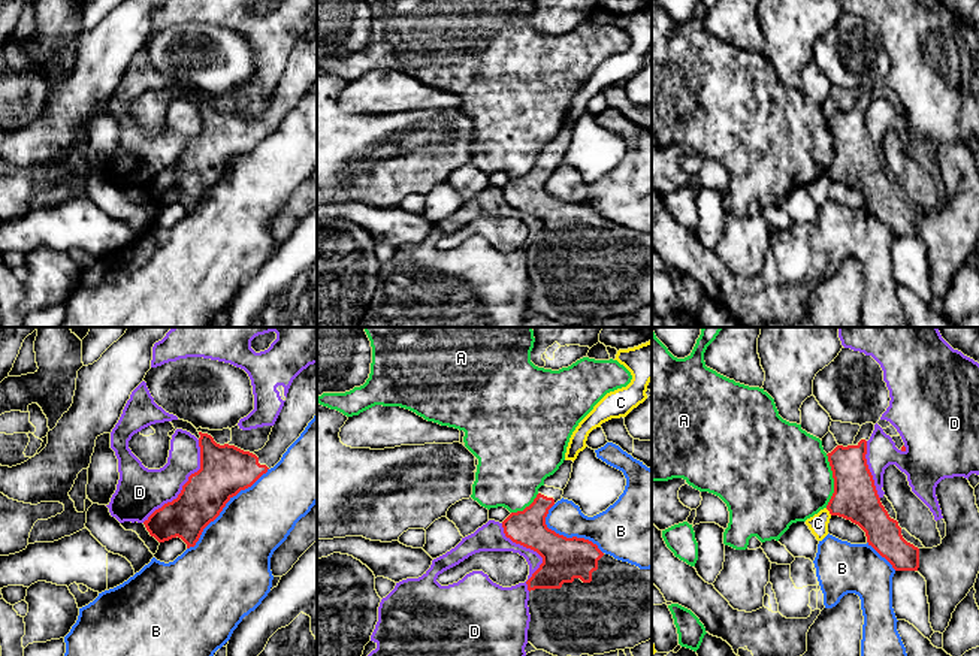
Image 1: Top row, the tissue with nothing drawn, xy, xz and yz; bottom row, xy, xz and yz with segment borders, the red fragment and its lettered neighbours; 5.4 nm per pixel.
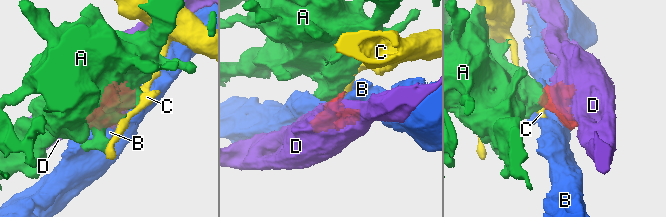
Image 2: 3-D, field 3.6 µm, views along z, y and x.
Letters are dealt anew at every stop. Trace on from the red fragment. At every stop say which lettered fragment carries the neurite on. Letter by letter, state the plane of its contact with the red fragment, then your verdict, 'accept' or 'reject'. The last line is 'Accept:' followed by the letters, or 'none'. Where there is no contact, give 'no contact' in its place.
A: meets red in yz; reject
B: meets red in xy; reject
C: meets red in yz; reject
D: meets red in xy; reject
Accept: none

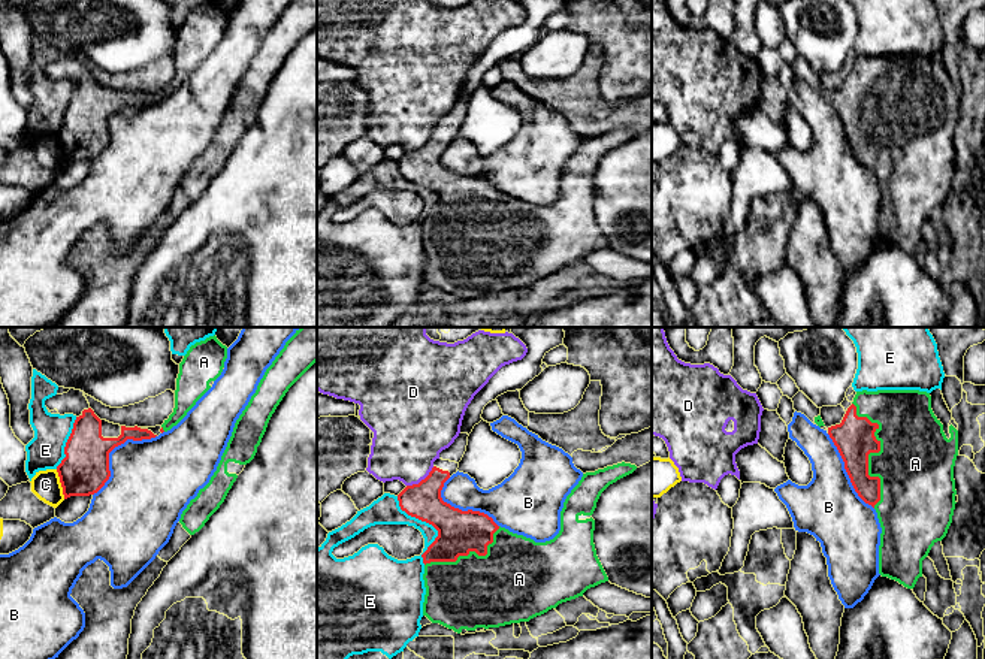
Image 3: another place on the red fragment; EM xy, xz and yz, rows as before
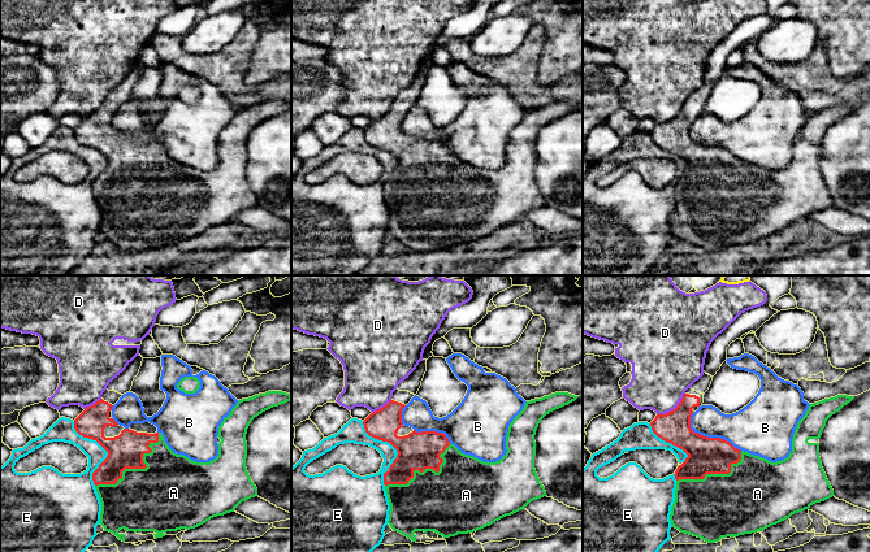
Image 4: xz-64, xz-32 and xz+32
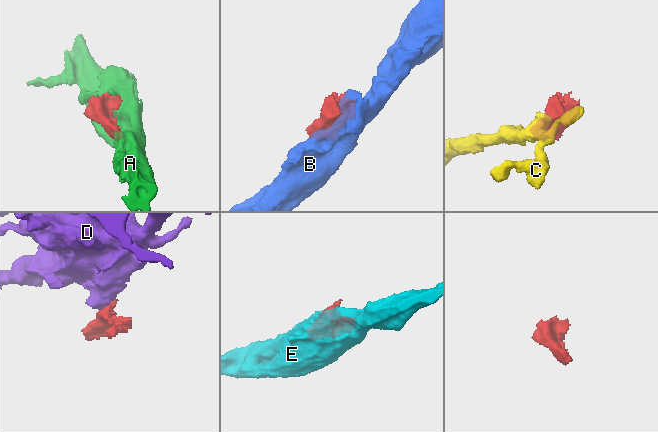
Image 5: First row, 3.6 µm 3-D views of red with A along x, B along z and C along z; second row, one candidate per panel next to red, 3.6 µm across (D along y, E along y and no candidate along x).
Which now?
A: meets red in yz; accept
B: meets red in xy; reject
C: meets red in xy; reject
D: meets red in xz; reject
E: meets red in xz; reject
Accept: A

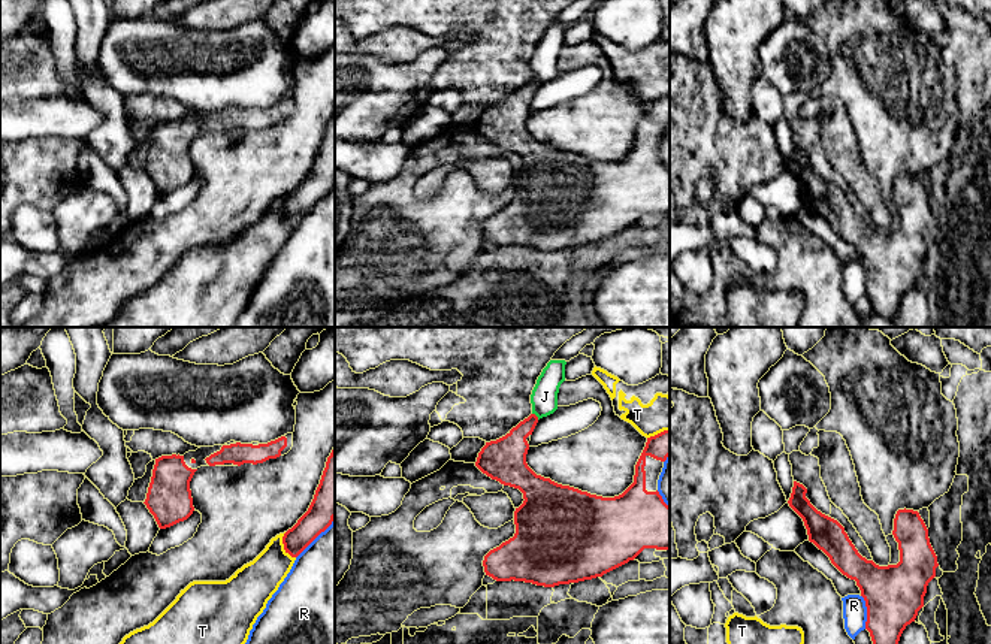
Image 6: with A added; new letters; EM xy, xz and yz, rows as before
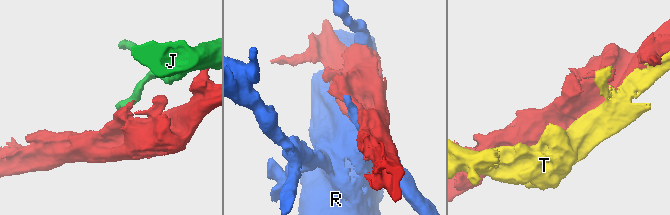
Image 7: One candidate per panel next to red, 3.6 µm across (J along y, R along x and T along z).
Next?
J: meets red in xz; reject
R: meets red in yz; reject
T: meets red in xy; reject
Accept: none

